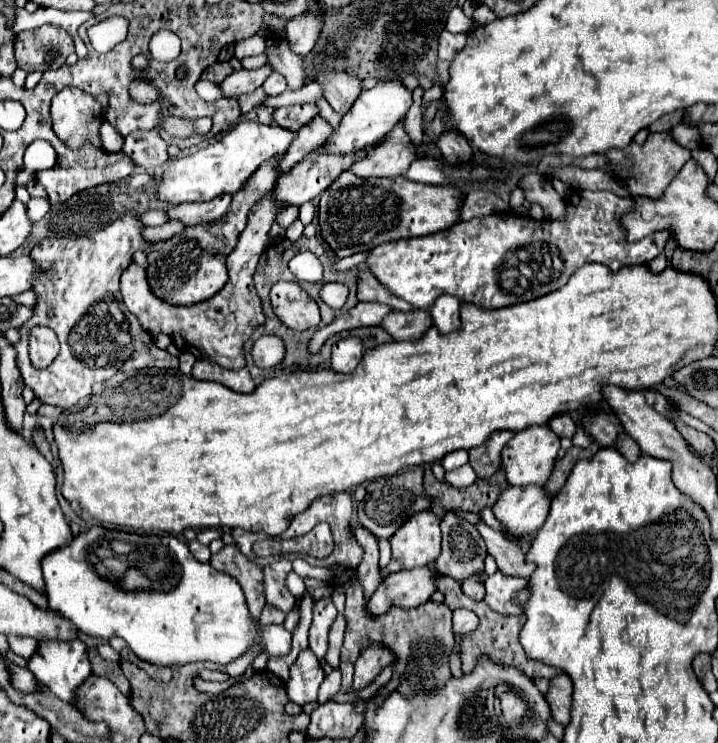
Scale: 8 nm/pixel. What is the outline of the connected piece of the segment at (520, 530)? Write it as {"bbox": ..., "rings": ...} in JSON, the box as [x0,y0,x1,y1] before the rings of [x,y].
{"bbox":[492,485,552,537],"rings":[[[544,485],[508,487],[492,507],[506,533],[516,537],[534,535],[546,521],[552,497]]]}

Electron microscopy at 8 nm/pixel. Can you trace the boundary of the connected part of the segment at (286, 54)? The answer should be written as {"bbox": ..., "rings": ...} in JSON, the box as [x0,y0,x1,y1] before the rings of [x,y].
{"bbox":[264,31,306,89],"rings":[[[266,31],[264,32],[264,37],[266,39],[265,53],[268,61],[274,65],[274,69],[284,75],[290,89],[302,87],[306,83],[306,71],[304,71],[302,57],[296,57],[296,53],[292,53],[288,49],[286,40],[274,41],[272,35],[266,33]]]}

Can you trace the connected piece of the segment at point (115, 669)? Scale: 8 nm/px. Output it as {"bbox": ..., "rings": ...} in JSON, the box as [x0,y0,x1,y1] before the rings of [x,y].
{"bbox":[88,649,130,695],"rings":[[[88,649],[88,655],[90,655],[90,663],[92,663],[92,671],[100,677],[106,677],[110,679],[124,695],[130,693],[130,685],[128,685],[128,679],[124,677],[122,669],[118,663],[114,661],[106,661],[100,657],[100,653],[96,649]]]}

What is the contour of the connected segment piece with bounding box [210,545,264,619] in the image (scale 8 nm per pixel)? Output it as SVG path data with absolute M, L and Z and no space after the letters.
M224 545L216 555L212 555L210 565L216 571L224 571L238 579L244 589L252 617L260 617L264 607L264 585L262 585L262 567L256 561L250 561L240 553L236 545Z

